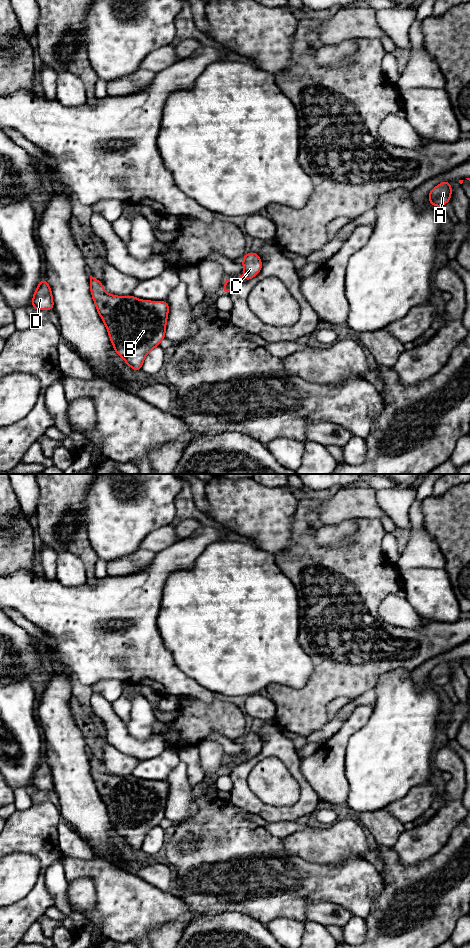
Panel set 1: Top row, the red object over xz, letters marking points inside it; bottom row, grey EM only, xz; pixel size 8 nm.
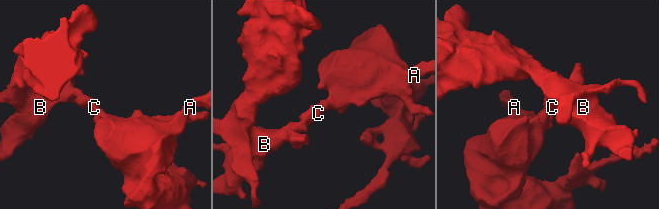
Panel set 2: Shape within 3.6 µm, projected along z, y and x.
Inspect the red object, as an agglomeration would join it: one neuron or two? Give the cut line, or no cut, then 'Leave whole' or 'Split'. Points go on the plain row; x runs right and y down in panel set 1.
No split. Leave whole

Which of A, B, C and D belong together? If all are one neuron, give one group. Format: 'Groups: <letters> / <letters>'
Groups: A B C D

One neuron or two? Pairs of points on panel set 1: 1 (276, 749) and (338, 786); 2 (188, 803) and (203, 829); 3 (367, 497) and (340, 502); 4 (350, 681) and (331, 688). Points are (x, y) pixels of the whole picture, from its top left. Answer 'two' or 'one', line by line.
1: two
2: two
3: one
4: one

